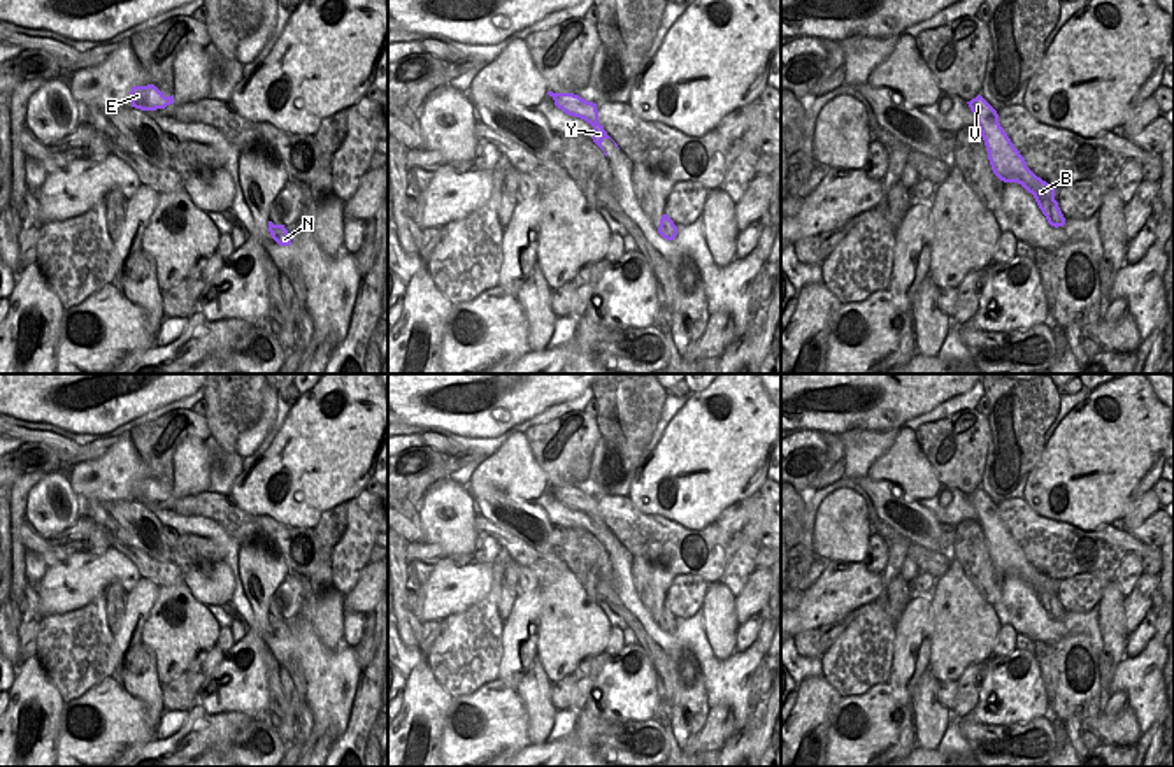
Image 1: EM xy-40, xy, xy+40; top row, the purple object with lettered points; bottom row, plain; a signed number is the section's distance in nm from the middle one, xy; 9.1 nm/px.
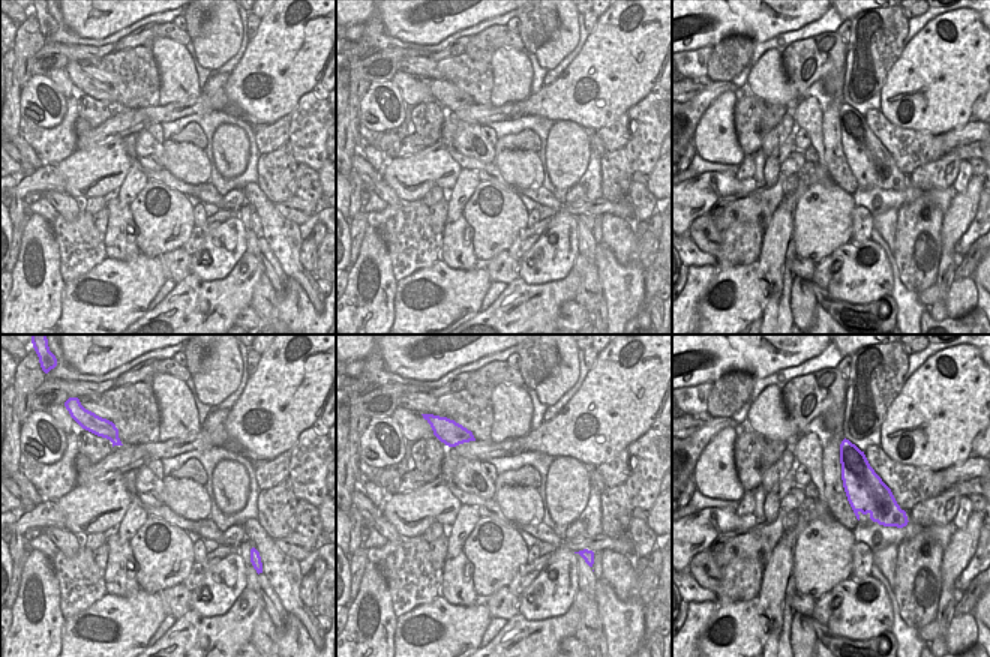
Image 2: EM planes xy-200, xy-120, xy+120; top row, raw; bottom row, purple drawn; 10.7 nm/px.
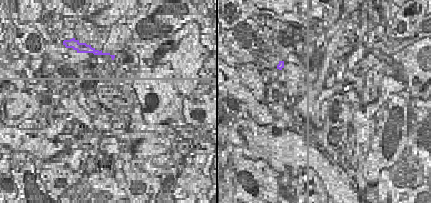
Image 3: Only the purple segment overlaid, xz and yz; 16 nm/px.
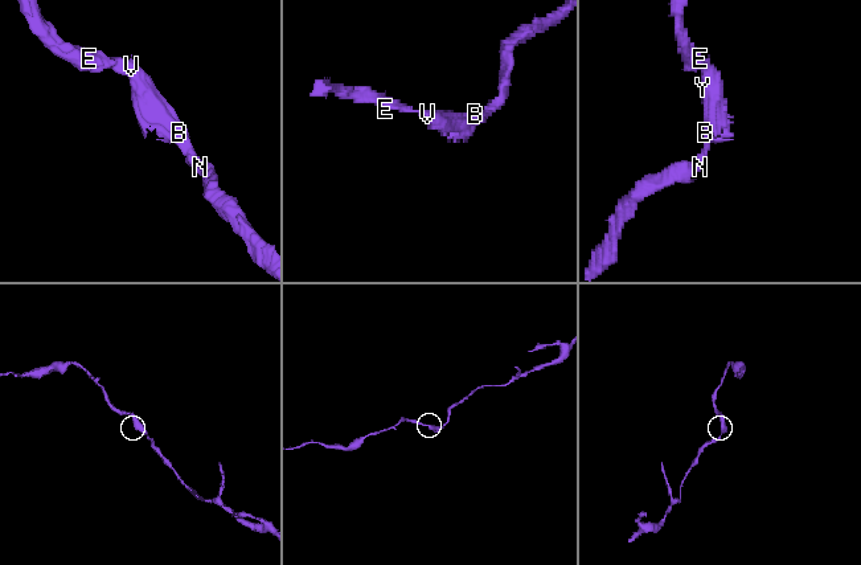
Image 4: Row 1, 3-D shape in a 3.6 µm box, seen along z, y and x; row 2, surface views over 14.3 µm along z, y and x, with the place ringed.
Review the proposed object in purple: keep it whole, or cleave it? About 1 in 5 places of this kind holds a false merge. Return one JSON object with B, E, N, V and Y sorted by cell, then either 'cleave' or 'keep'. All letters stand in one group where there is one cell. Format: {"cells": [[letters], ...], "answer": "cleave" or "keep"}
{"cells": [["B", "E", "N", "V", "Y"]], "answer": "keep"}

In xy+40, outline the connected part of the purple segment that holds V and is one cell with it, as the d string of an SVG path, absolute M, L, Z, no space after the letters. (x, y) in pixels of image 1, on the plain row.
M981 488L967 497L977 513L993 567L1004 576L1021 577L1034 588L1048 616L1055 621L1063 620L1065 611L1055 593L1055 581L1027 560L1025 551L1000 520L997 504Z

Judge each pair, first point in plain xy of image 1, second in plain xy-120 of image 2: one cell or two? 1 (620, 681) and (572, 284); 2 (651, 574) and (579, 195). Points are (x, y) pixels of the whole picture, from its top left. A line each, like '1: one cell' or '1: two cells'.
1: two cells
2: two cells

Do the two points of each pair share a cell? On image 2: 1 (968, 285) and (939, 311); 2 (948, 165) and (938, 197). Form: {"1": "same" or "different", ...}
{"1": "different", "2": "different"}

